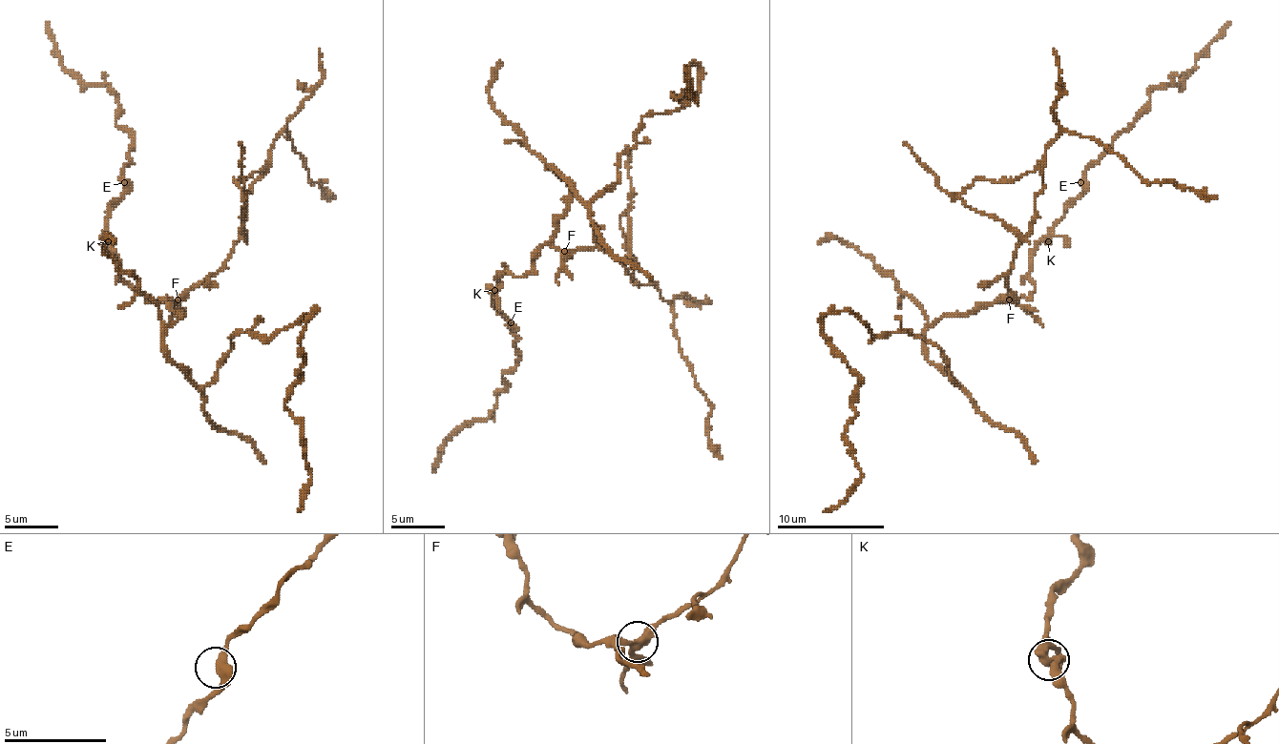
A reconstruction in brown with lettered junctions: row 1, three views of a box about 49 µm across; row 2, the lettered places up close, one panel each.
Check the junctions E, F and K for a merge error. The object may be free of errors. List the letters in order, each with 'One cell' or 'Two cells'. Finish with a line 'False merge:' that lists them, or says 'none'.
E: One cell
F: Two cells
K: One cell
False merge: F

